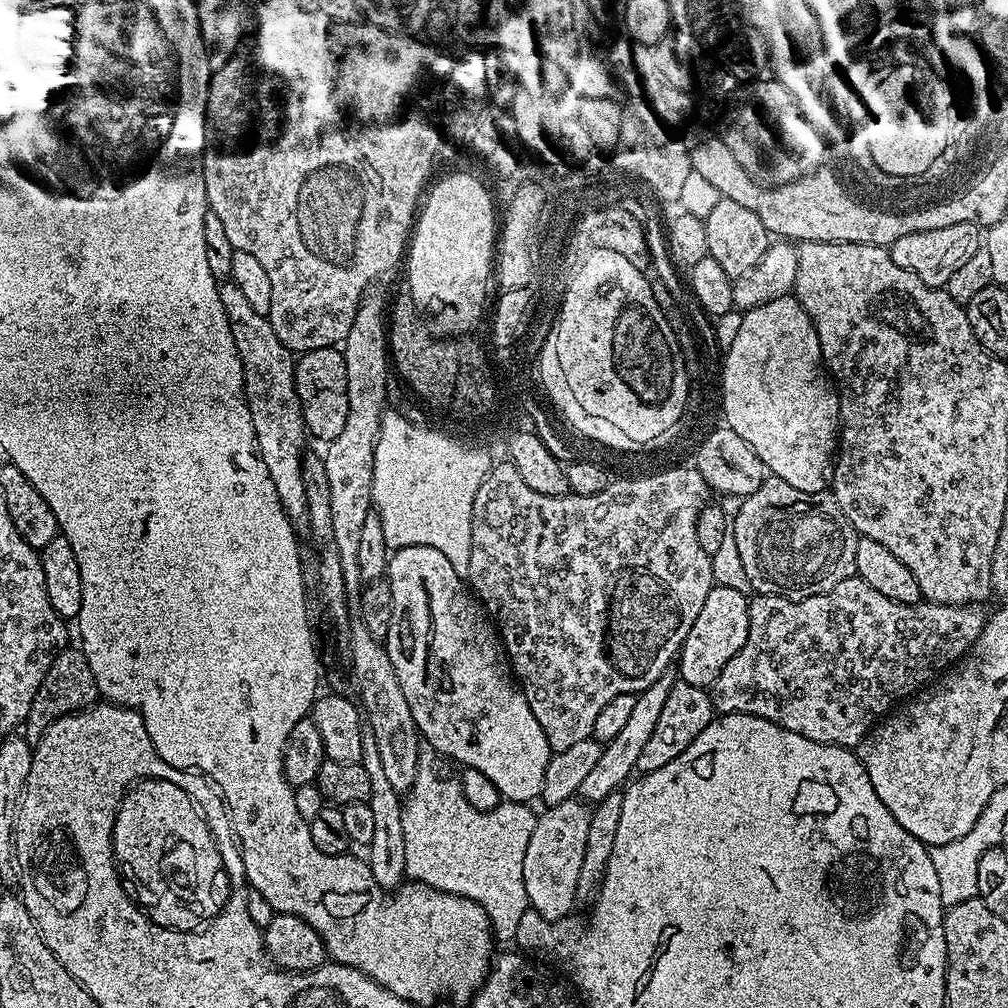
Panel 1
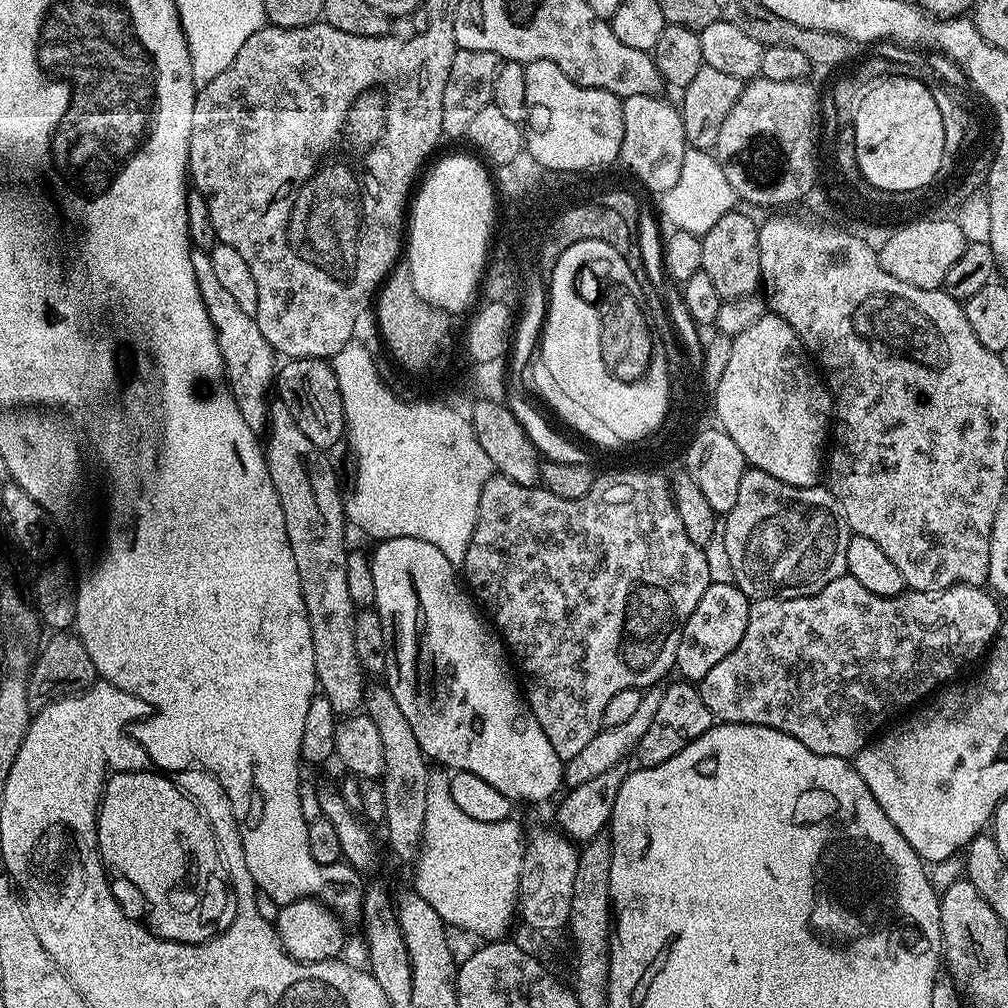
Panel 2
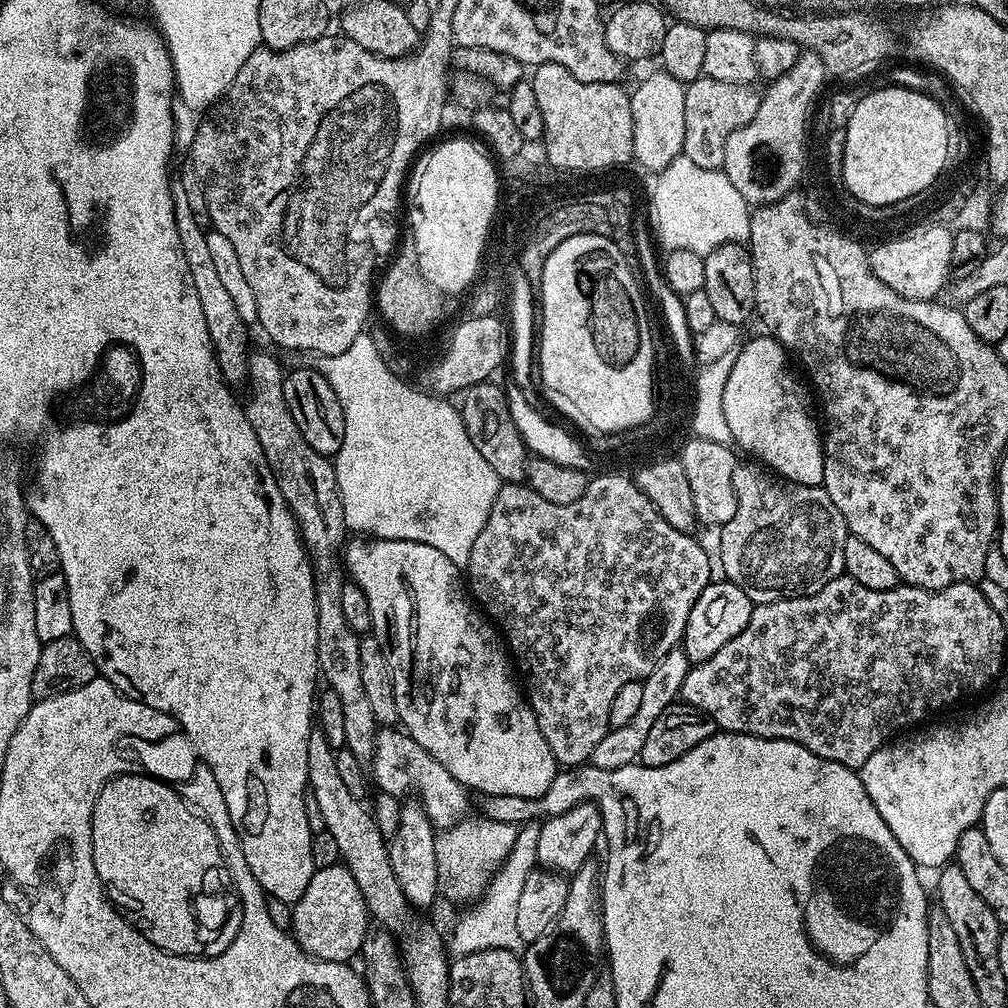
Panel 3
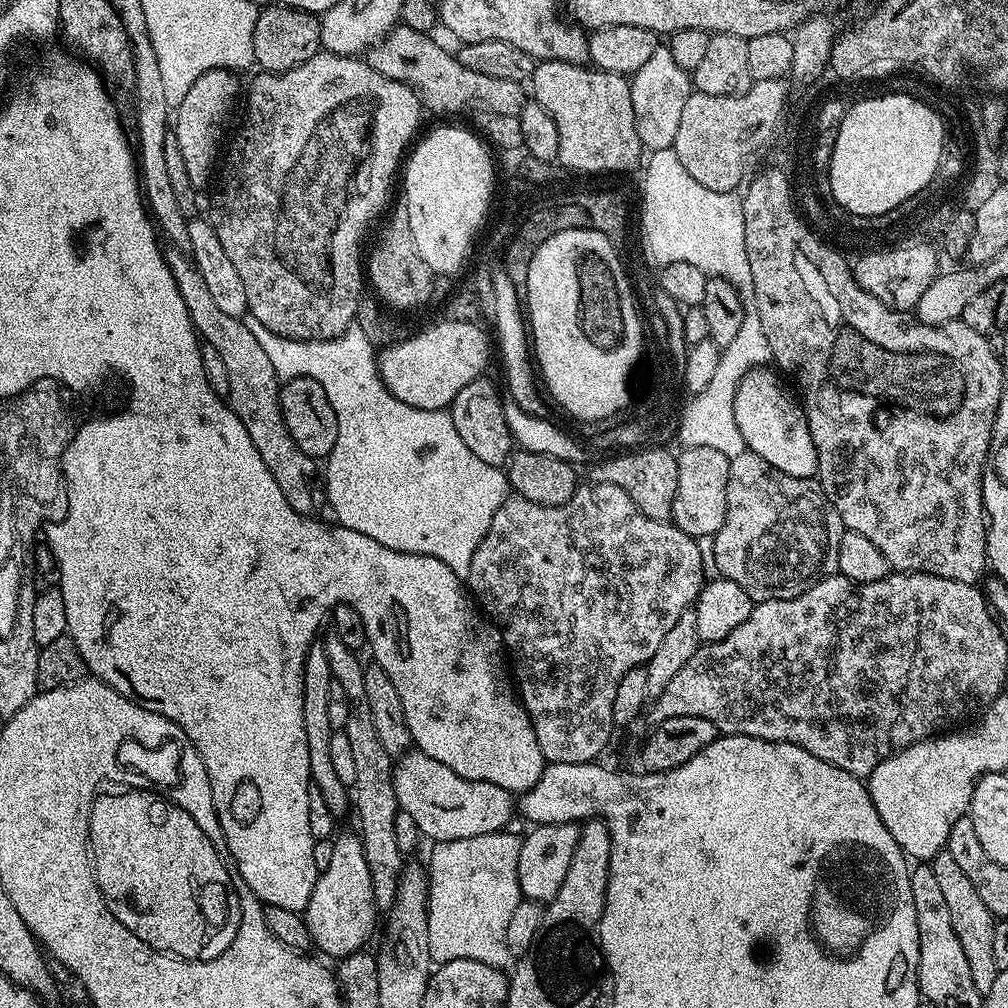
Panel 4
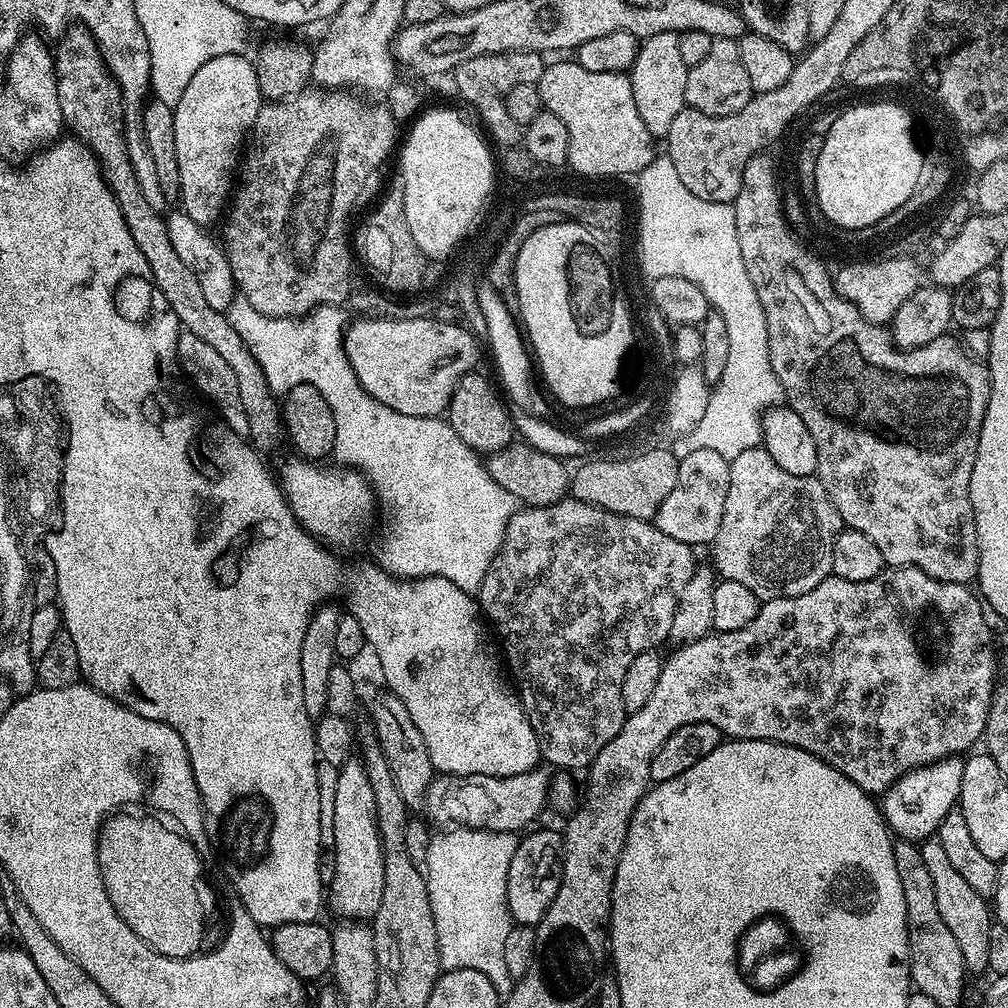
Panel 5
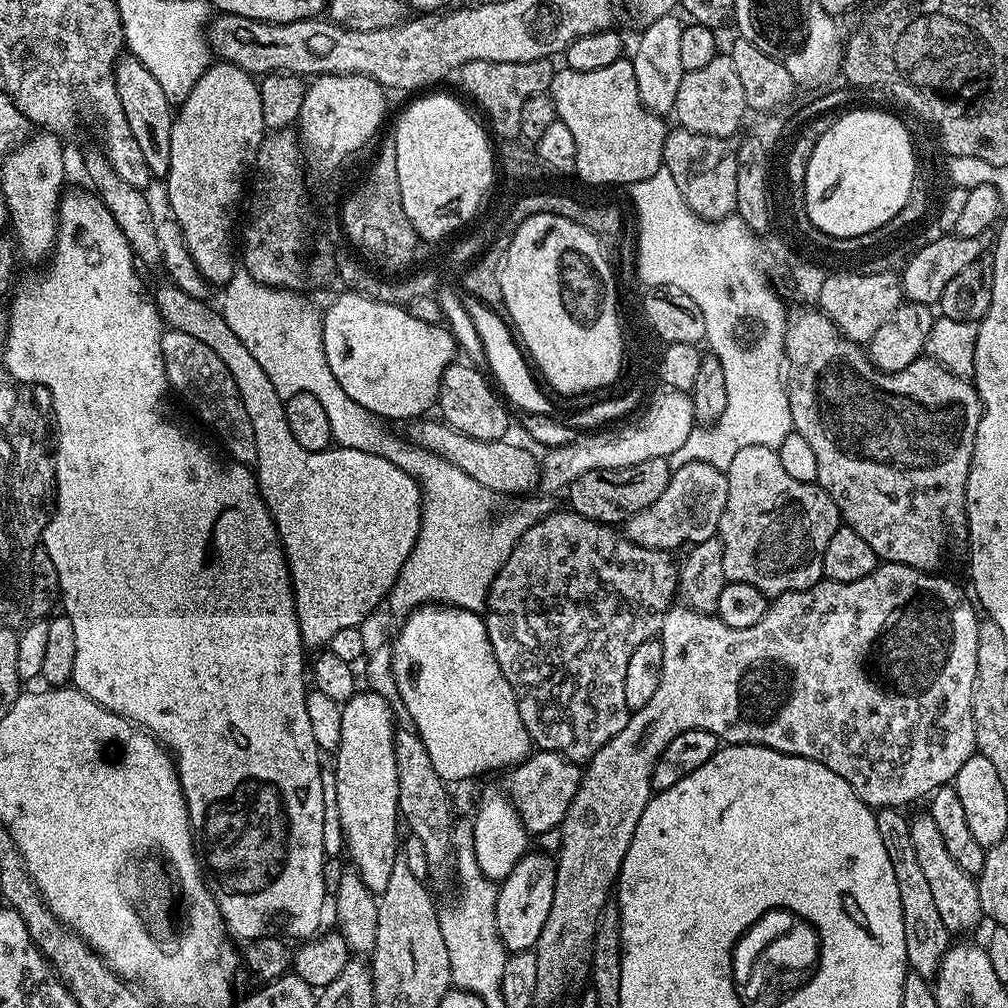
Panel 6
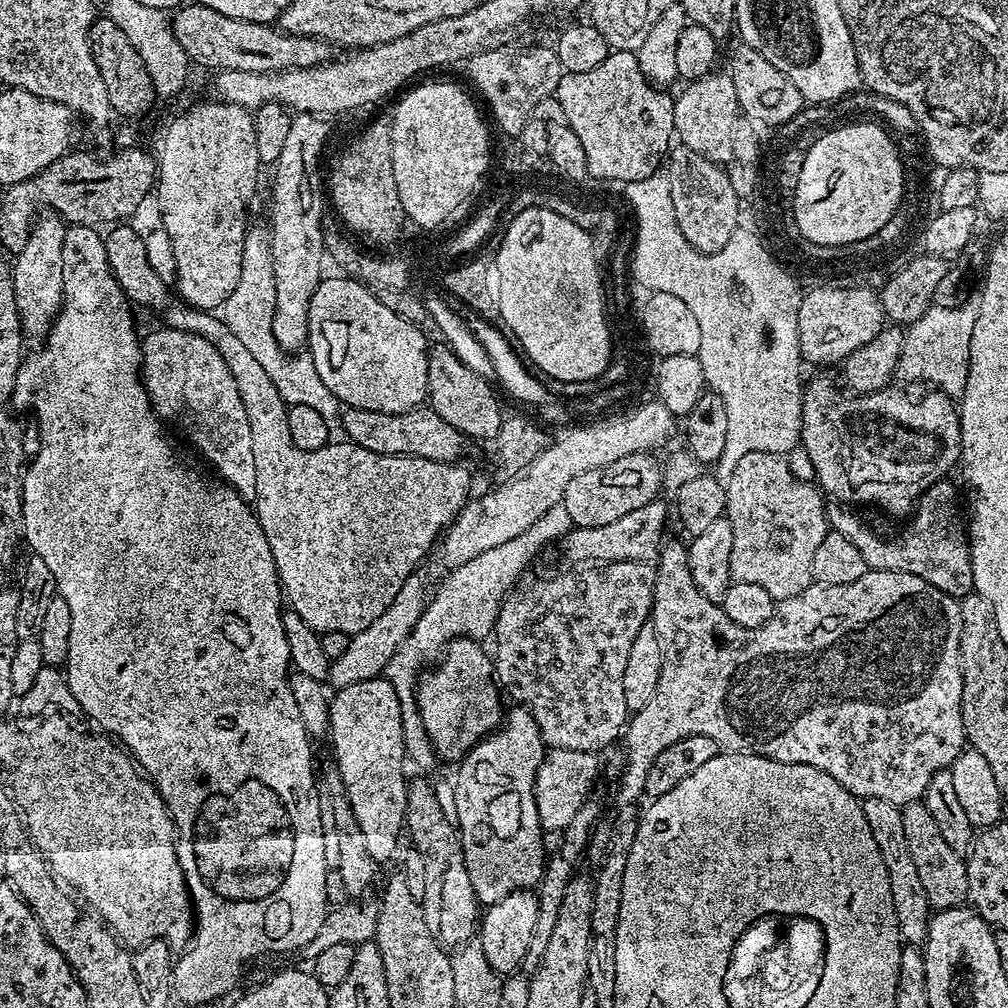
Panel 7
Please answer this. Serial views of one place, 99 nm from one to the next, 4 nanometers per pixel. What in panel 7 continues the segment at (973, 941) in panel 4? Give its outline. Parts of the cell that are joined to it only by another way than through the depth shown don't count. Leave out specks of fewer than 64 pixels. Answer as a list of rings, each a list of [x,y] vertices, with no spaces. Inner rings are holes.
[[[922,802],[903,805],[900,813],[906,833],[906,846],[910,846],[910,858],[914,858],[918,878],[922,878],[929,906],[934,910],[959,909],[963,905],[960,903],[968,900],[968,865],[965,857],[943,840],[938,822],[934,822],[930,810],[926,810]]]

